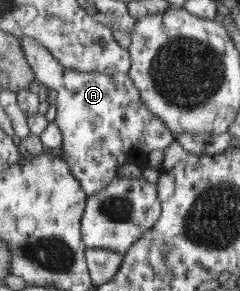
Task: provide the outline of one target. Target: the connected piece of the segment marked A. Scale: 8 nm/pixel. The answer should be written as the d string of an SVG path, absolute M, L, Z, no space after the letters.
M22 36L20 44L28 64L35 70L36 80L58 95L53 122L63 136L60 149L87 196L103 190L118 178L120 166L136 164L141 167L147 163L152 150L168 149L176 141L172 129L144 105L141 92L129 73L111 75L69 69L34 38Z

